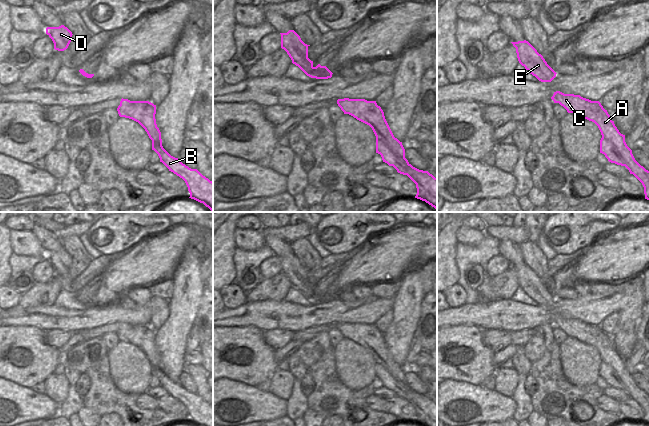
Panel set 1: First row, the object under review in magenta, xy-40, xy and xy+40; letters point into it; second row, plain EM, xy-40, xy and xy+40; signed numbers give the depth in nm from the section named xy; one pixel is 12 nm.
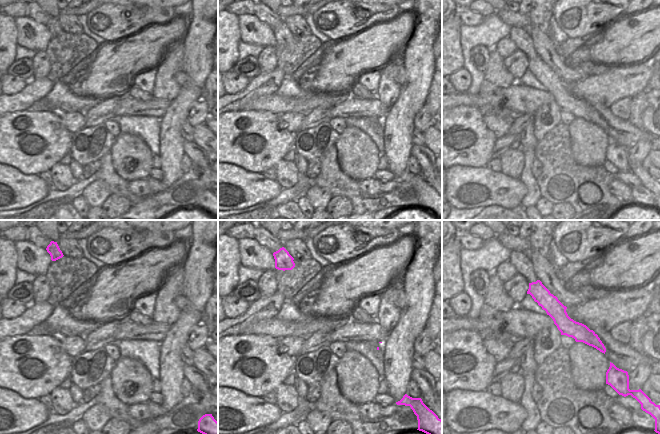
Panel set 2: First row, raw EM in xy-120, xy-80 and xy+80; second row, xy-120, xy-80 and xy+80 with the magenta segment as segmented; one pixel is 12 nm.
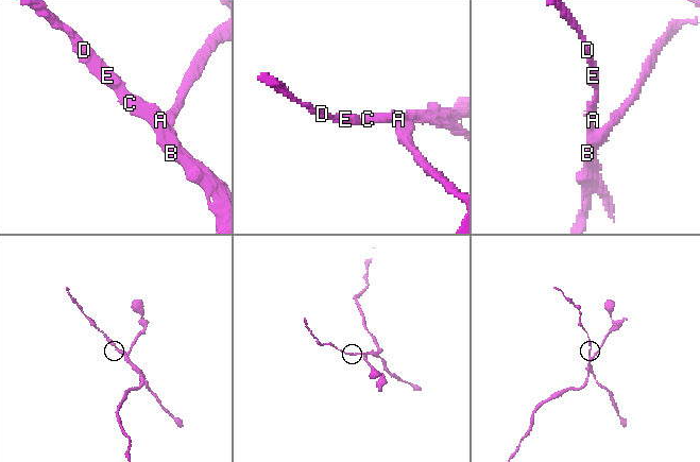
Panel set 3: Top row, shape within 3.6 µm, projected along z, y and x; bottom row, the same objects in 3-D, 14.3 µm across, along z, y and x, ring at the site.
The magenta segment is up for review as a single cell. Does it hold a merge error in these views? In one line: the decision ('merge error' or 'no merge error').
merge error

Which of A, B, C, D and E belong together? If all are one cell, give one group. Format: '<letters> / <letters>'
A C D E / B

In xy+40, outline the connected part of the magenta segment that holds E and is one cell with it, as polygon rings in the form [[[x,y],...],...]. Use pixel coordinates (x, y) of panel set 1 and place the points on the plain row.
[[[526,264],[511,266],[516,272],[519,287],[541,306],[551,306],[556,296],[547,288],[545,283]]]

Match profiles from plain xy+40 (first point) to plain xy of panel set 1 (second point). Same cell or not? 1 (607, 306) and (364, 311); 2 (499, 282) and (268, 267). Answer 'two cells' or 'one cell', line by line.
1: one cell
2: two cells

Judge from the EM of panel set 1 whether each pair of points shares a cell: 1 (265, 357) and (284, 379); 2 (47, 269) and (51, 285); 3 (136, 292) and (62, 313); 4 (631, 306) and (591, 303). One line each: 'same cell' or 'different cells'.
1: different cells
2: different cells
3: different cells
4: different cells

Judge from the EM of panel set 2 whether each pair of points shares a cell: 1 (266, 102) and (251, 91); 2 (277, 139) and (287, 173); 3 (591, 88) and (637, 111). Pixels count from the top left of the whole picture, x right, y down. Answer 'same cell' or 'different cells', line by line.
1: different cells
2: different cells
3: different cells

